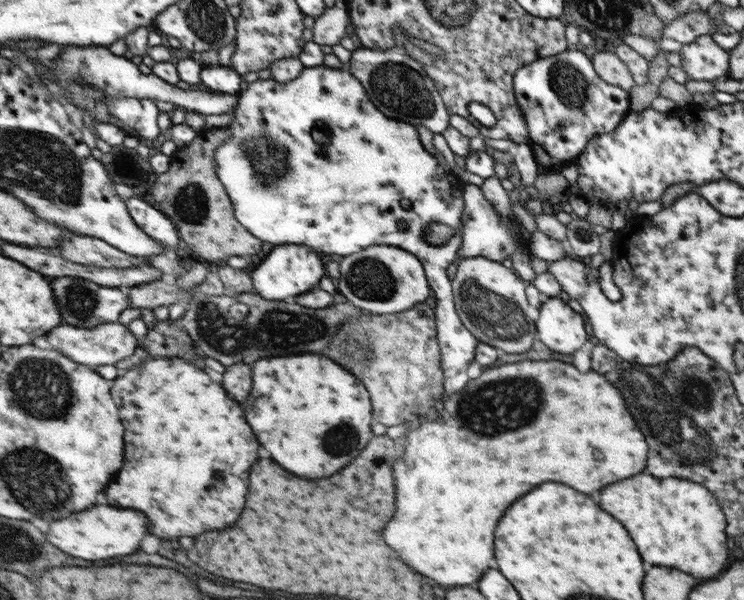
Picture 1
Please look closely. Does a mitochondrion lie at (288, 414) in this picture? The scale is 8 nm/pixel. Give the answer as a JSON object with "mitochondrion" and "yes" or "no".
{"mitochondrion":"no"}

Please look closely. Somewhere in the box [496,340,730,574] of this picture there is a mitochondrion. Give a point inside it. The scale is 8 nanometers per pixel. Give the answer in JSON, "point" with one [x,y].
{"point":[693,386]}

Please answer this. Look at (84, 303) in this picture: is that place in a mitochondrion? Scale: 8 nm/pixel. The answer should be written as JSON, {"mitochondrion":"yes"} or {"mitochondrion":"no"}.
{"mitochondrion":"yes"}

